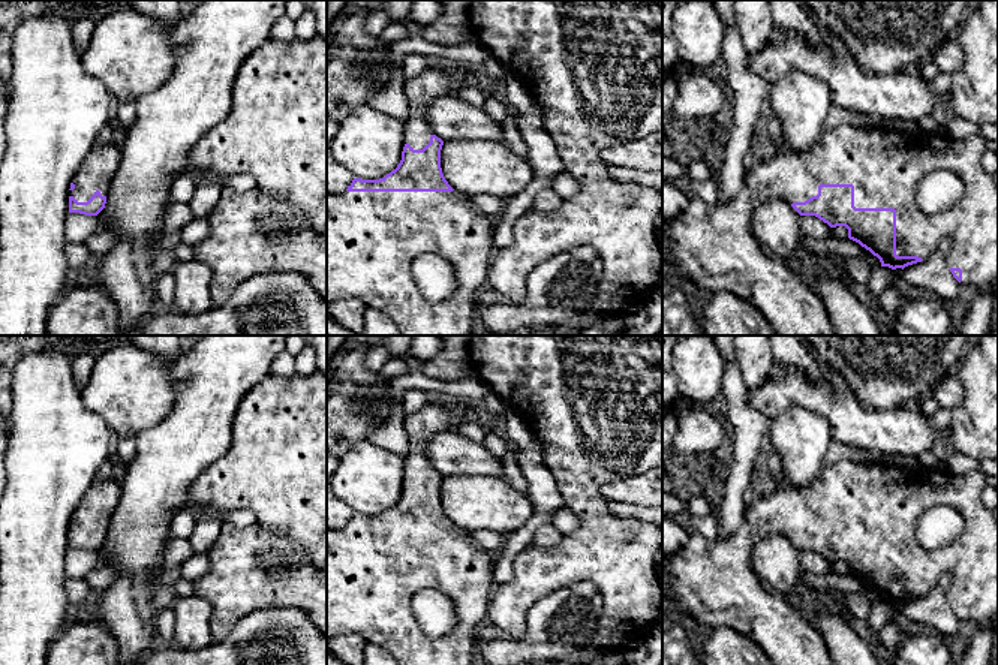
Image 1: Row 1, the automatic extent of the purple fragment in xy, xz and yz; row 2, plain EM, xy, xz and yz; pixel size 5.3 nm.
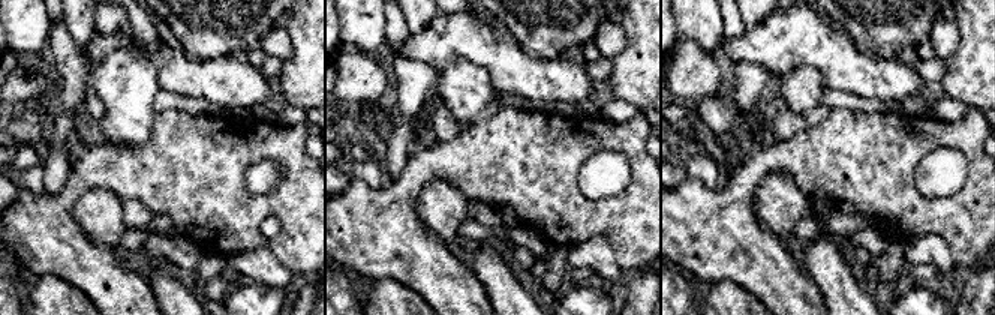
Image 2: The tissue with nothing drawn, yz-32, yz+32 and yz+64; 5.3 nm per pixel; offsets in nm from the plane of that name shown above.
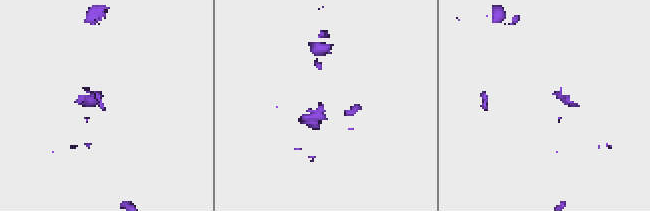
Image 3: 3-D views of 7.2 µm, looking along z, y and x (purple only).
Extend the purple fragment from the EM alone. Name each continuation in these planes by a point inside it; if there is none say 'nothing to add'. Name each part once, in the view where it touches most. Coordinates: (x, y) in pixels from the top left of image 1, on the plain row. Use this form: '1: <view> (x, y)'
1: yz (712, 581)

